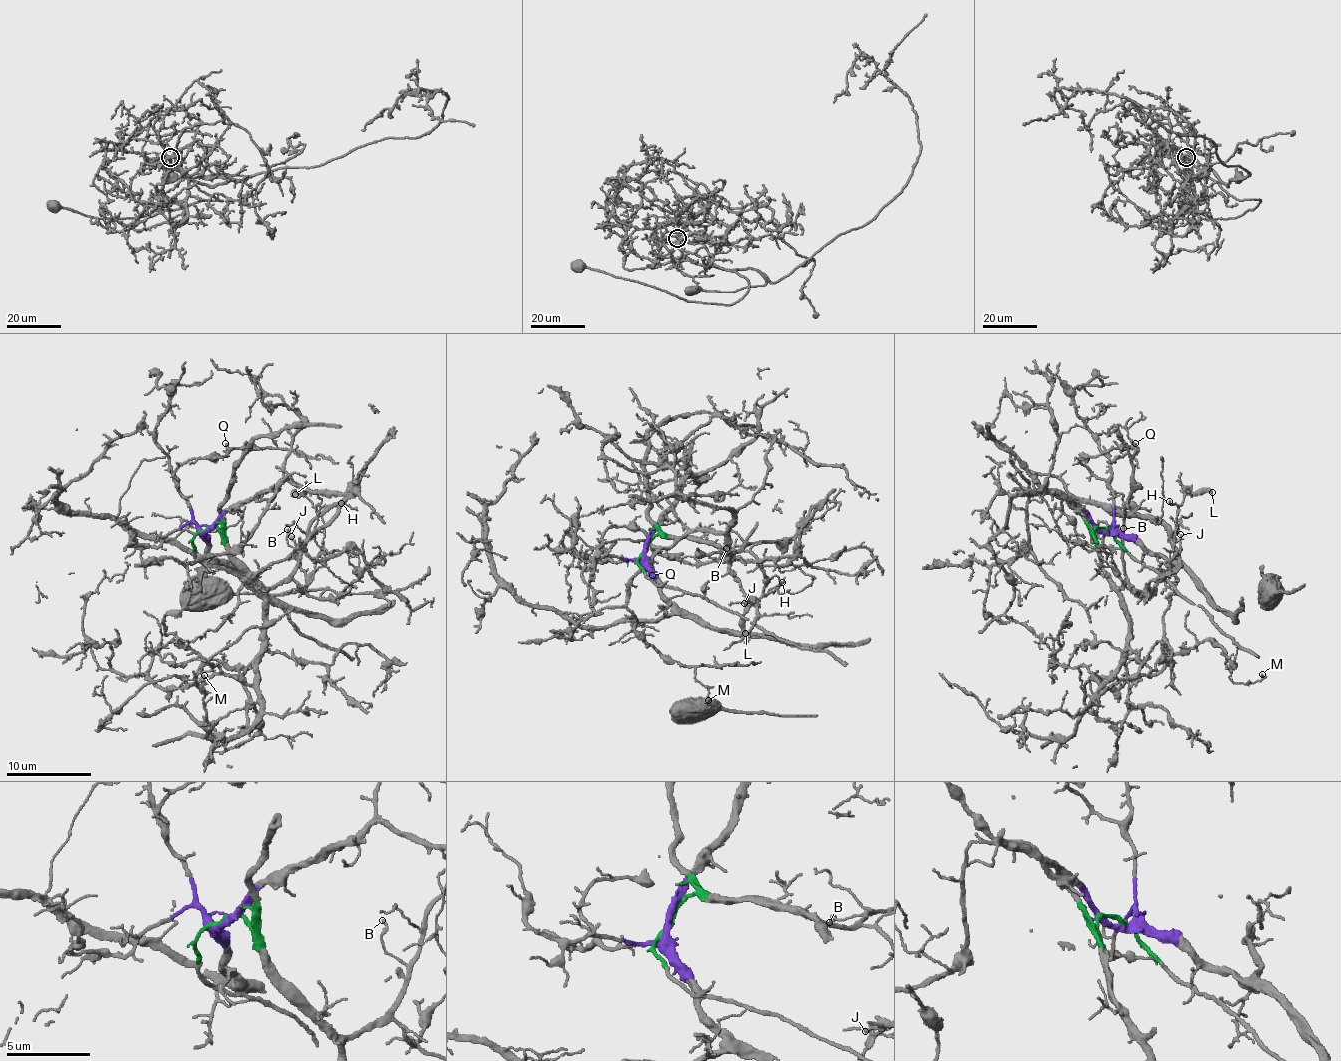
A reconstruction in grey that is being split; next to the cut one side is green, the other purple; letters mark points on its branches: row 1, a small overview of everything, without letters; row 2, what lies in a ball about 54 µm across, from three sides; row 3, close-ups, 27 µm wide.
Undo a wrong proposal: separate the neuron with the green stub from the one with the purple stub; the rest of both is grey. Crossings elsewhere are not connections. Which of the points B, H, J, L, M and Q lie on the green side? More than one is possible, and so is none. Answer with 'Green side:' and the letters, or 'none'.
Green side: B, H, J, L, M

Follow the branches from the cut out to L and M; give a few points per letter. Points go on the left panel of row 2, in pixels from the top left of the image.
L: (207, 529), (215, 527), (265, 586), (293, 580), (301, 591), (325, 564), (325, 528), (305, 496), (295, 494)
M: (207, 529), (264, 593), (259, 675), (162, 688), (142, 675), (174, 640), (201, 659), (193, 683), (204, 674)

